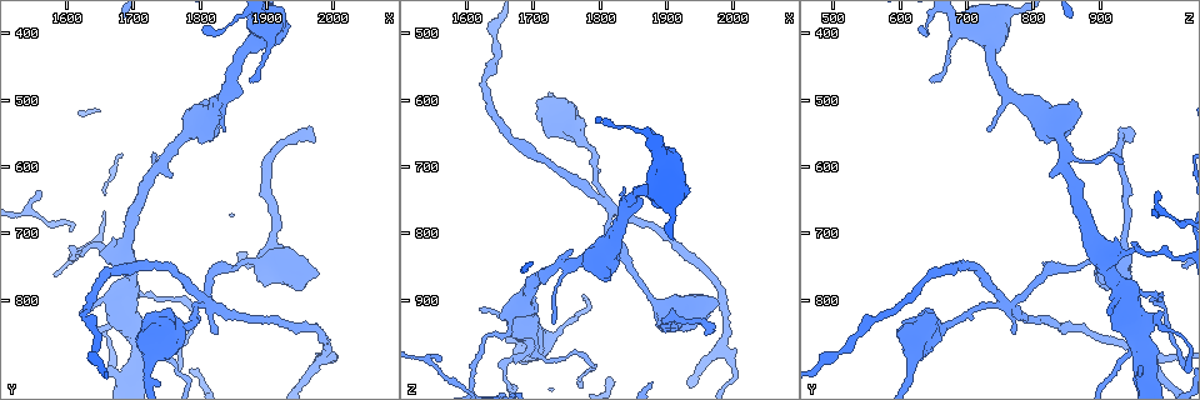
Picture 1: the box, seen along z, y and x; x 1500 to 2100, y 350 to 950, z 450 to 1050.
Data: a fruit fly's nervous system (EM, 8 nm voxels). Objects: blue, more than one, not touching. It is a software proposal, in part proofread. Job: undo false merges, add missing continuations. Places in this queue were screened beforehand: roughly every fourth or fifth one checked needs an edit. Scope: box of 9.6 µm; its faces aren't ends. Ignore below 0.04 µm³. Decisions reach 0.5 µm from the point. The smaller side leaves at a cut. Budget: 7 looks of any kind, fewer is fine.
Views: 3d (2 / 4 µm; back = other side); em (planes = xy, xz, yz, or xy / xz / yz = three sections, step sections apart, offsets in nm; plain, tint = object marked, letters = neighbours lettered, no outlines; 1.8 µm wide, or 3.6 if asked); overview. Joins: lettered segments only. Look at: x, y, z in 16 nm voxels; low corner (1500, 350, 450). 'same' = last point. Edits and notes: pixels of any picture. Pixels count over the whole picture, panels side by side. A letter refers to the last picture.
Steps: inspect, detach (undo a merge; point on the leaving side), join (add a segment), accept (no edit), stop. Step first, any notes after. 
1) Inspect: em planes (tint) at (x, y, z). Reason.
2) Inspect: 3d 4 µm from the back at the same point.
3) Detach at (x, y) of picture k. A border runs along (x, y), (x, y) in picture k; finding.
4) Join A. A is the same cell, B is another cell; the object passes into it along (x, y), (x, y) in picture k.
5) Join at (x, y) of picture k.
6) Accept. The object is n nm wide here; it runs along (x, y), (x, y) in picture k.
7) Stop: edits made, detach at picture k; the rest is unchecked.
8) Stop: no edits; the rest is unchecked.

Inspect: em xz step 4 (letters) at (1660, 915, 955). Thick end.

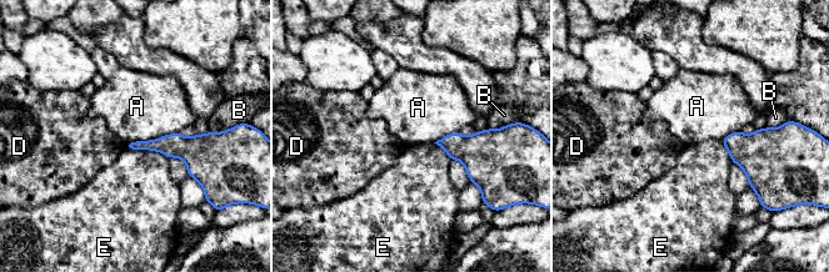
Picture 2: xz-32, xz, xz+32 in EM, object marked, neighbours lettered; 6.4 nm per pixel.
Inspect: em planes (letters) at the same point. Cut it another way.

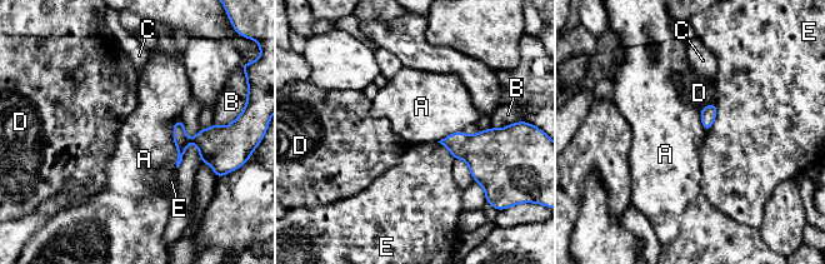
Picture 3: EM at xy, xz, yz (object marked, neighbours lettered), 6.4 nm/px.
Accept. A, B, C, D and E are other cells; a border runs along (180, 119), (174, 123), (176, 168) in picture 3; none of them fits.

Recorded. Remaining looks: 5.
Inspect: em planes (letters) at (1805, 810, 745). Sharp bend.

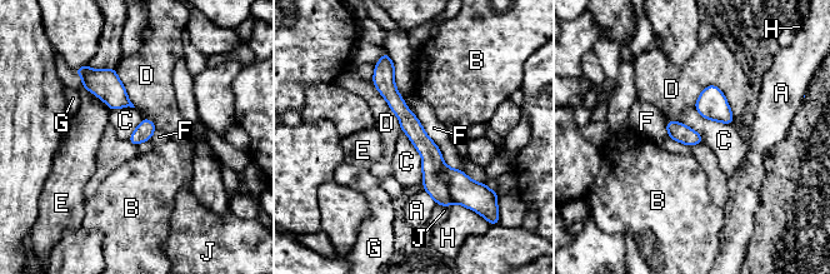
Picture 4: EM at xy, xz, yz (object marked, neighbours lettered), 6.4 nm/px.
Detach at (476, 197) of picture 4. A, B, C, D, E, F, G, H and J are other cells; a border runs along (444, 163), (440, 178), (453, 202) in picture 4; two cells meet here.

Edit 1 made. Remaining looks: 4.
Inspect: em 3.6 µm xz step 16 (letters) at (1730, 880, 620). Calibre changes.

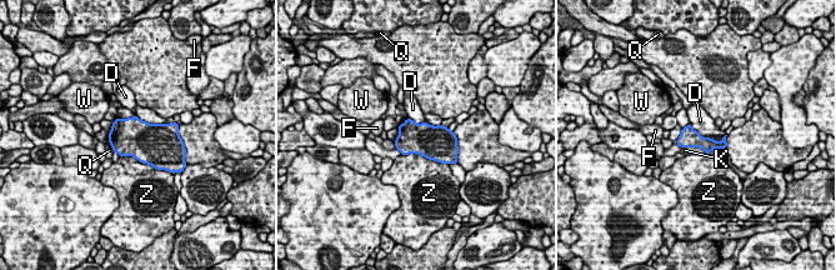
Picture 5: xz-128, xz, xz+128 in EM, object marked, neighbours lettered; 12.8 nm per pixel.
Accept. The longest contact is with Z, 650 nm; D, F, K, Q, W and Z are other cells; one cell here.

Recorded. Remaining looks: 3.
Stop: edits made, detach at picture 4; the rest is unchecked.

